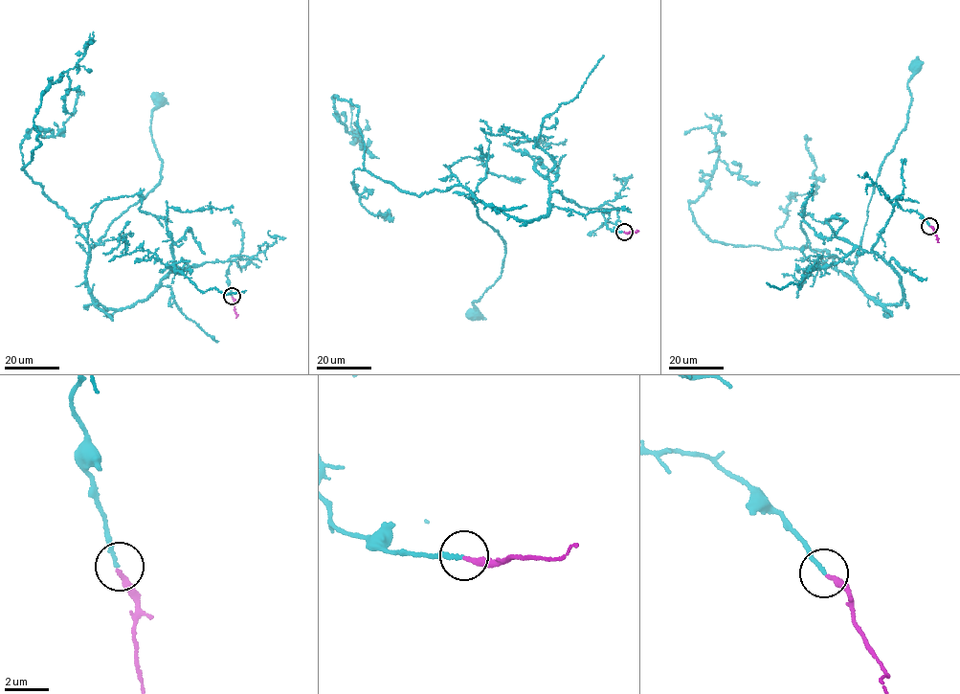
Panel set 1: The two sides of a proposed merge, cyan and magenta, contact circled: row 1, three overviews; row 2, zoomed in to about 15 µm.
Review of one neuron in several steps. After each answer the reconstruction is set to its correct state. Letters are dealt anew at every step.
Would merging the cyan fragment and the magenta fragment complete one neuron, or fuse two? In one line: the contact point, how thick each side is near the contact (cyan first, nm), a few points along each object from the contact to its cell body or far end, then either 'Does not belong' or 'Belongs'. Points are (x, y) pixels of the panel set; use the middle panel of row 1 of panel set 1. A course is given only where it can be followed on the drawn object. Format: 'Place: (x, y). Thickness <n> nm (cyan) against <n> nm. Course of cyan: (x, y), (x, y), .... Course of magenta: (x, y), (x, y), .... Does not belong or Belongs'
Place: (624, 232). Thickness 160 nm (cyan) against 260 nm. Course of cyan: (624, 232), (607, 228), (605, 210), (557, 190), (548, 213), (528, 220), (469, 198), (505, 251), (474, 314). Course of magenta: (624, 232), (637, 231). Belongs

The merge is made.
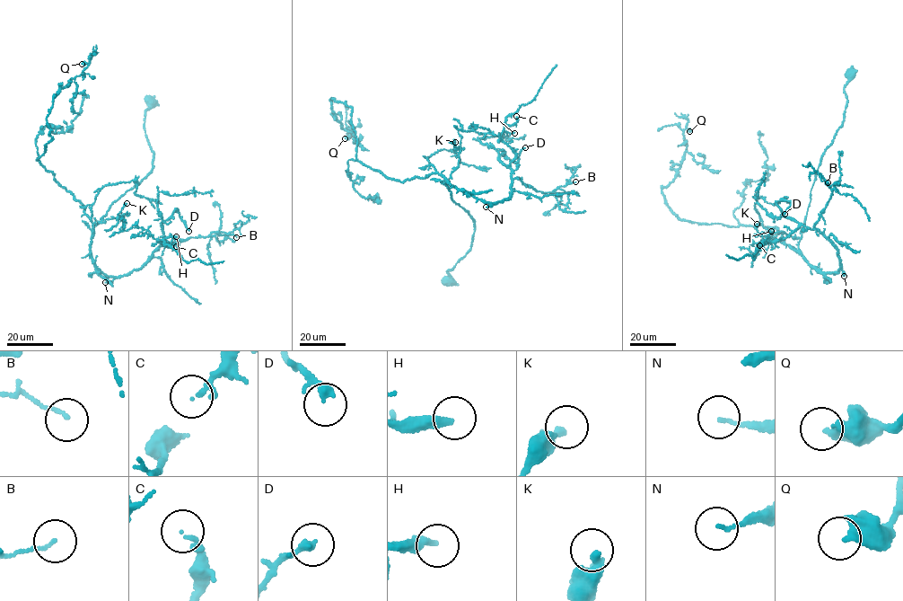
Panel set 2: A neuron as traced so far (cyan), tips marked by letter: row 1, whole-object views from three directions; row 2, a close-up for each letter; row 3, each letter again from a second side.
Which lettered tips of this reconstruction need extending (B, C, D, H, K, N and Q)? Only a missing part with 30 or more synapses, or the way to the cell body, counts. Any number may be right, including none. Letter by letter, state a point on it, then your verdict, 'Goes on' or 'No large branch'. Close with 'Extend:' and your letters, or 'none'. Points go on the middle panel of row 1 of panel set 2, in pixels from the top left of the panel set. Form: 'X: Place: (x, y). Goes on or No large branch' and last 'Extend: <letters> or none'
B: Place: (575, 181). No large branch
C: Place: (516, 116). No large branch
D: Place: (525, 147). No large branch
H: Place: (514, 133). No large branch
K: Place: (455, 142). No large branch
N: Place: (486, 207). No large branch
Q: Place: (345, 138). No large branch
Extend: none

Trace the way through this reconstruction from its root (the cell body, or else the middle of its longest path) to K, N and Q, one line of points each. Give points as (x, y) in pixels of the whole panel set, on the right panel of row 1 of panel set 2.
K: (850, 71), (843, 123), (816, 173), (801, 238), (781, 231), (760, 235), (757, 224)
N: (850, 71), (843, 123), (816, 173), (799, 245), (808, 264), (824, 272), (840, 269), (844, 276)
Q: (850, 71), (799, 251), (776, 228), (672, 212), (661, 190), (689, 131)

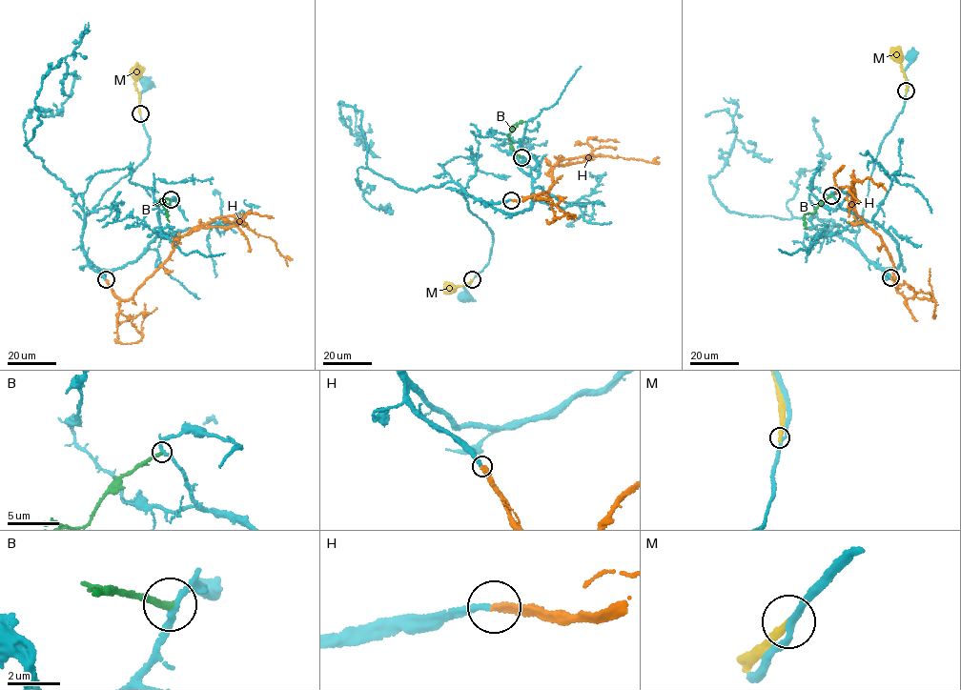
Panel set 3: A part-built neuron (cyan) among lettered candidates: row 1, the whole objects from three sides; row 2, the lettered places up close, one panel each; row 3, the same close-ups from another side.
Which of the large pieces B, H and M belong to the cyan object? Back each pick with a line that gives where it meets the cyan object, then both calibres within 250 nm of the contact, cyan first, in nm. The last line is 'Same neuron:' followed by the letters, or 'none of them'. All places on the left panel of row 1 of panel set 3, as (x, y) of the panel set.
H: meets cyan at (106, 279); 240 nm thick on the cyan side, 320 nm on the other
Same neuron: H

